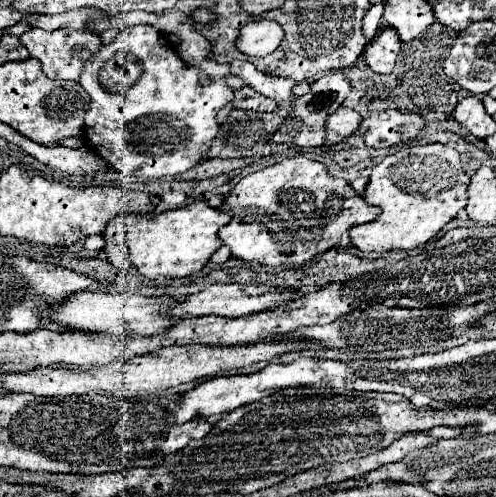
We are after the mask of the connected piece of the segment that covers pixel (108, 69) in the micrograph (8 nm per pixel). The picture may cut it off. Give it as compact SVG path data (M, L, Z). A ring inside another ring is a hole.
M117 53L111 61L107 61L101 69L101 85L107 87L107 91L123 93L127 91L135 79L139 77L141 69L133 55Z

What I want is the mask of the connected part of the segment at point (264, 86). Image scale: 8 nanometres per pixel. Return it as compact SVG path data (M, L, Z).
M231 61L229 67L231 67L231 75L241 77L247 85L255 87L259 93L273 97L279 103L295 101L295 95L293 95L295 81L293 79L283 79L283 77L273 77L273 75L261 73L249 61Z

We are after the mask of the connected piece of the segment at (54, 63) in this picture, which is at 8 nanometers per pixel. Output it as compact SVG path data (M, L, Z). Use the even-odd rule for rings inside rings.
M29 29L19 39L25 43L29 55L41 61L43 73L49 79L65 79L65 81L77 81L79 75L81 75L83 65L103 45L101 37L97 33L91 33L91 31L73 31L73 29L57 29L57 31Z

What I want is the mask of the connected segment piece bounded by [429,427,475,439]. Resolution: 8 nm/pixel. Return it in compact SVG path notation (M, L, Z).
M433 427L433 431L429 431L429 435L433 437L459 437L461 433L475 433L475 429L449 429L449 427Z

